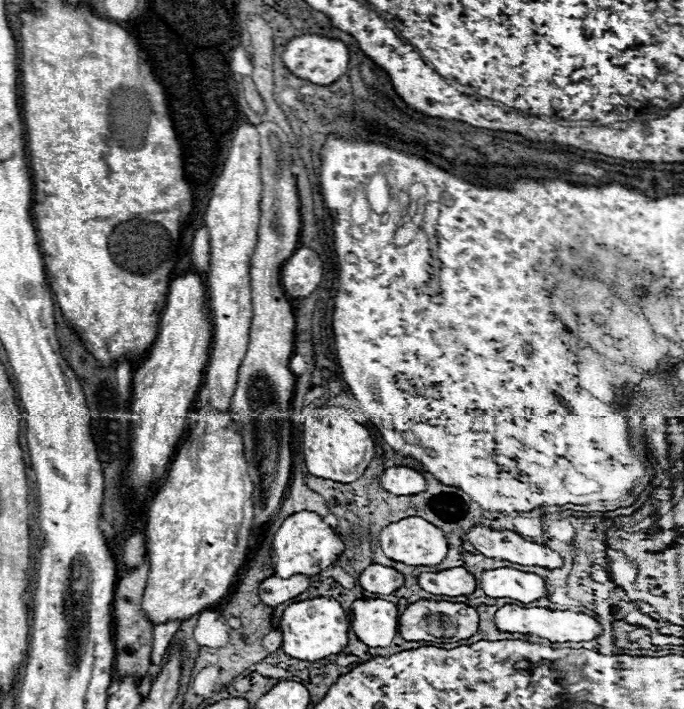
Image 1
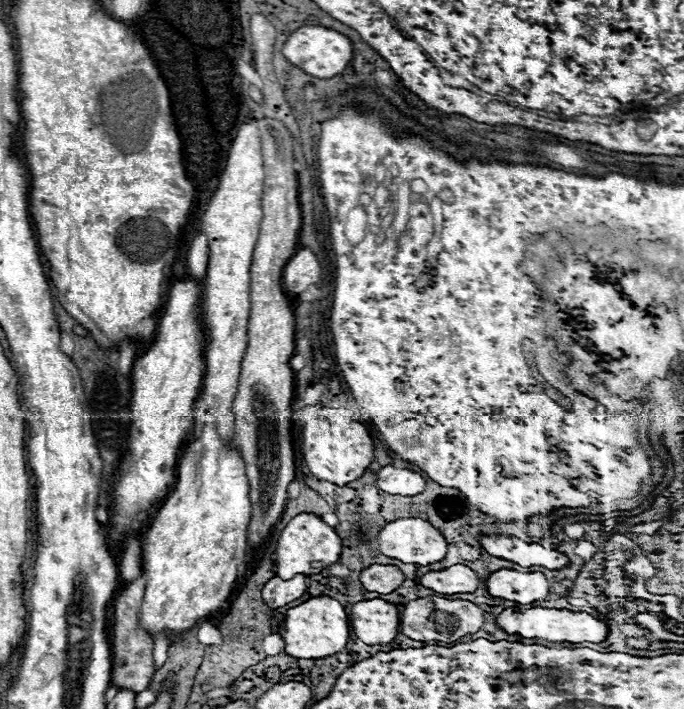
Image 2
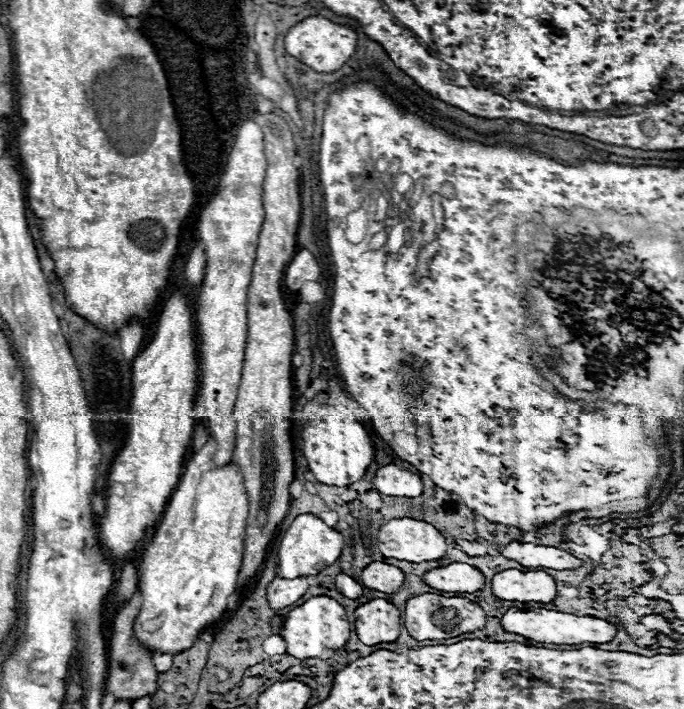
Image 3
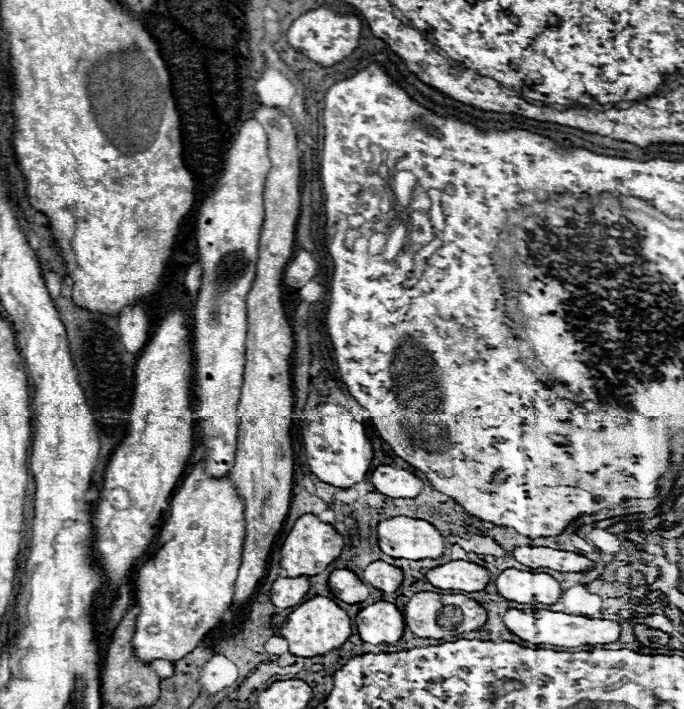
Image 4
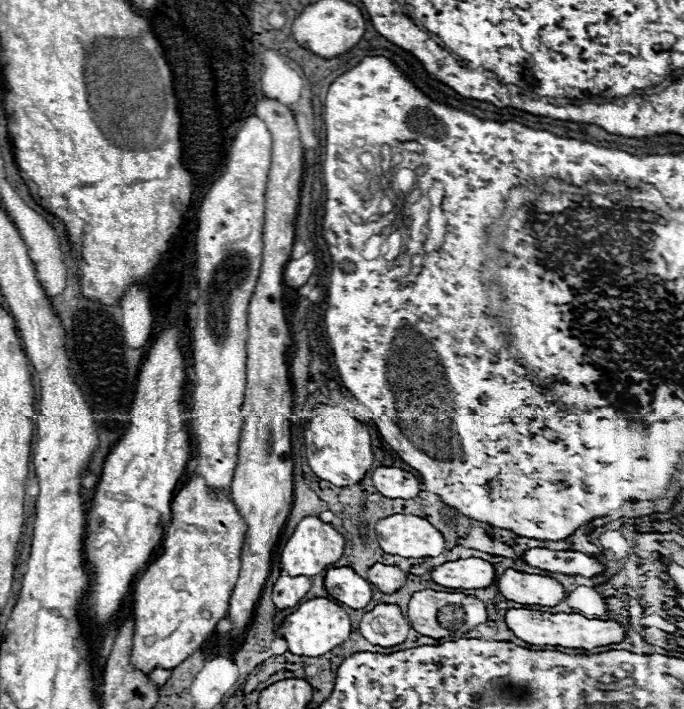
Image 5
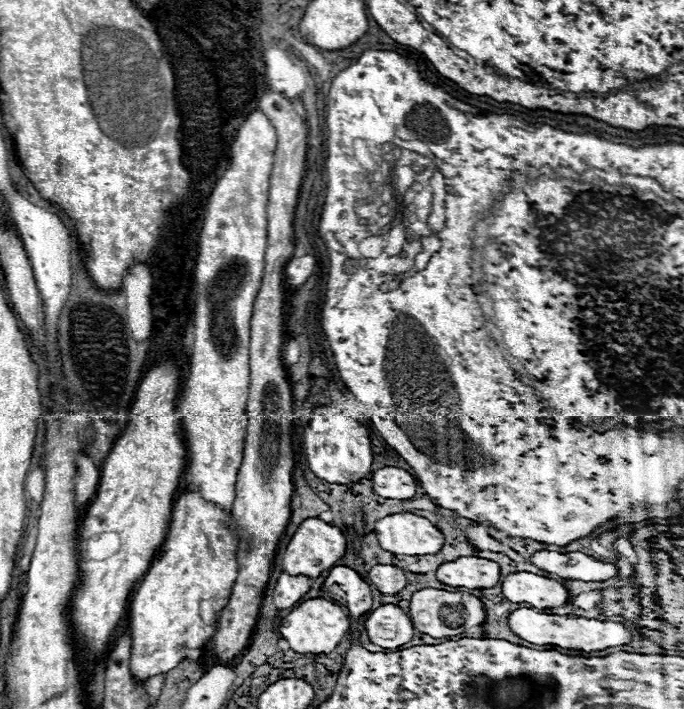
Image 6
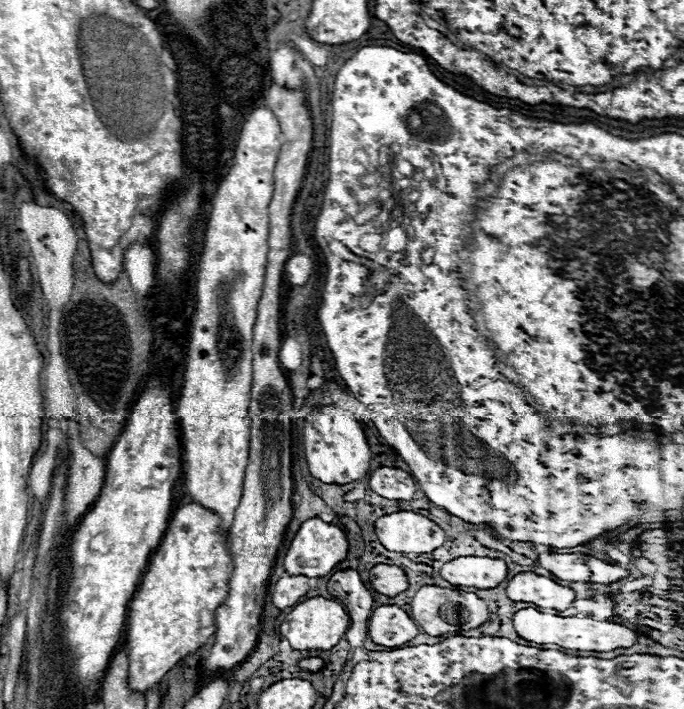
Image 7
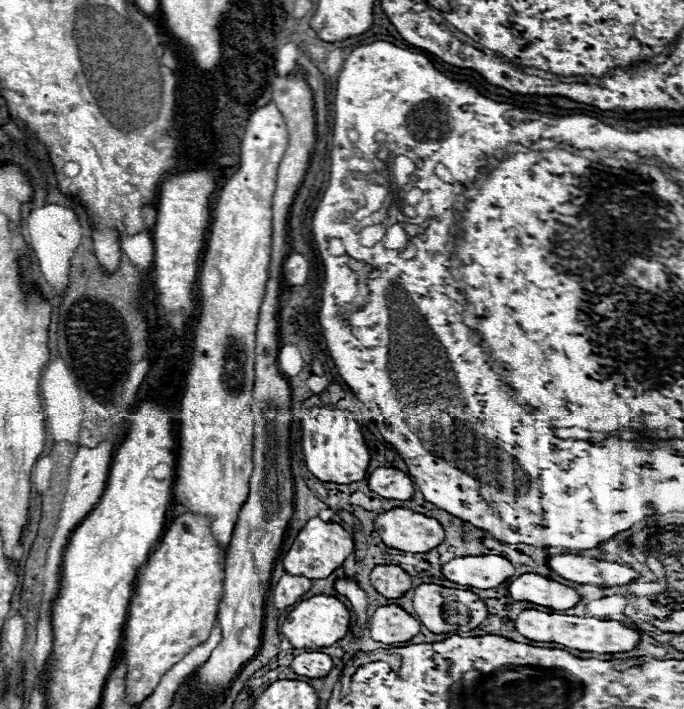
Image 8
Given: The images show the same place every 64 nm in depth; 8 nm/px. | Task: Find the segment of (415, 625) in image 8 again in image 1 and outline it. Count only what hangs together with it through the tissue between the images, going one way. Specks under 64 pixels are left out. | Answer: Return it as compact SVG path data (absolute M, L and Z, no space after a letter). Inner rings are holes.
M382 598L356 600L350 608L350 624L366 646L390 646L398 630L396 604Z

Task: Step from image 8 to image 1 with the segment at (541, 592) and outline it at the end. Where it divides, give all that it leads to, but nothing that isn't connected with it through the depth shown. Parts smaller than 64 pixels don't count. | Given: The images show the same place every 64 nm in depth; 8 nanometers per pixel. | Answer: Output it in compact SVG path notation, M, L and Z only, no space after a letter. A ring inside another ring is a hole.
M514 568L486 570L480 576L480 588L490 598L512 598L522 604L540 600L546 594L546 582L542 576Z

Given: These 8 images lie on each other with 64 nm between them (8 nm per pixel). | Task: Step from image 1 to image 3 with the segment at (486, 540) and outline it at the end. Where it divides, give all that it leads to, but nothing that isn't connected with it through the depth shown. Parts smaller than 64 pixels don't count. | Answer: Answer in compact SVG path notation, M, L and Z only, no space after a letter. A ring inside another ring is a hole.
M510 542L500 550L506 558L520 562L526 568L554 568L554 570L574 570L582 566L582 560L552 546L534 546L522 542Z

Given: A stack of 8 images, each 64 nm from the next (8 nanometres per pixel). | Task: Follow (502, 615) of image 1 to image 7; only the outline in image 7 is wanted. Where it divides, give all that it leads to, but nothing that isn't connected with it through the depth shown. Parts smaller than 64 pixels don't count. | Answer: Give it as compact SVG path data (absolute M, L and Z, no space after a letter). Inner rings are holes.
M534 608L518 610L514 616L514 630L520 638L538 644L558 644L570 650L588 652L612 652L616 648L630 648L636 644L636 632L618 622L600 622L588 616L558 616L548 612L538 612Z

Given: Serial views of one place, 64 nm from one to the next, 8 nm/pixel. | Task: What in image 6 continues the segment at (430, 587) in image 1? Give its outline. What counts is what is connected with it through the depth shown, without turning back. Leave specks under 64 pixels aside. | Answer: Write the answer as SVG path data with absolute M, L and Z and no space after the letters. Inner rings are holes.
M462 556L454 562L446 562L438 568L436 578L448 586L464 586L464 588L492 588L500 582L500 564L478 558L478 556Z

